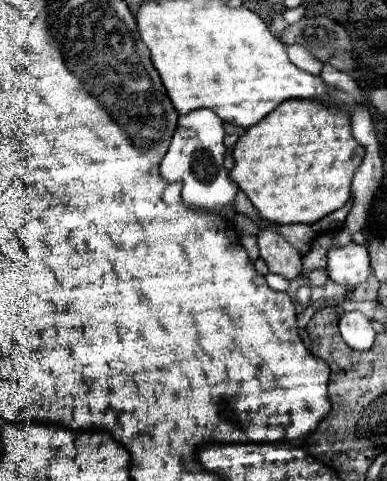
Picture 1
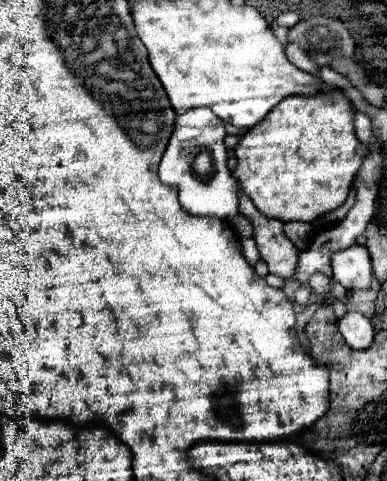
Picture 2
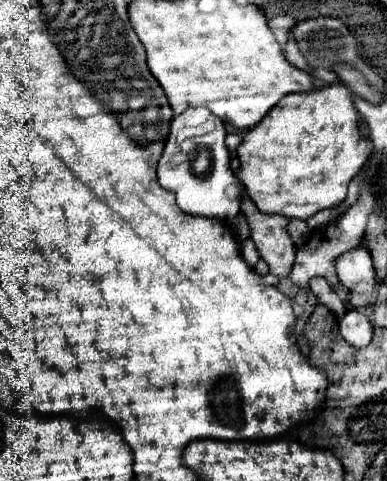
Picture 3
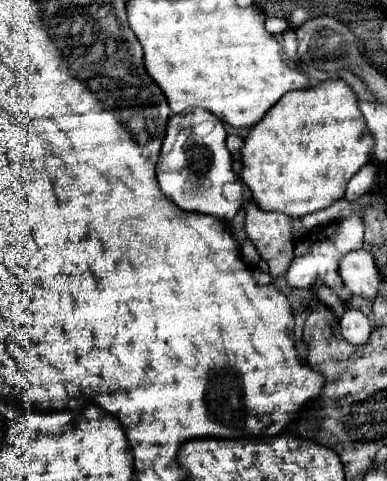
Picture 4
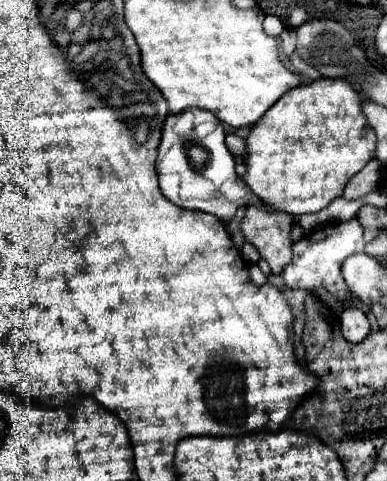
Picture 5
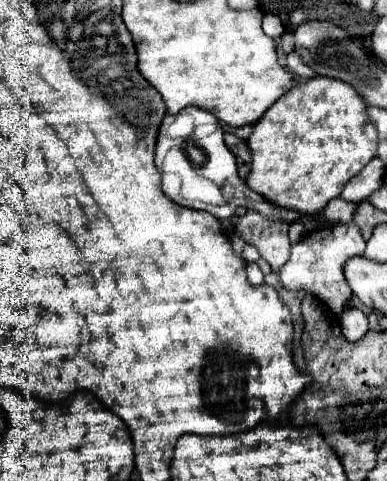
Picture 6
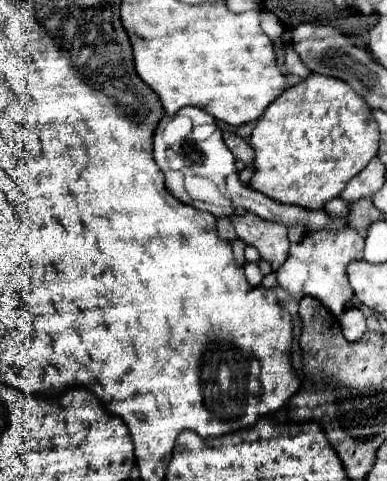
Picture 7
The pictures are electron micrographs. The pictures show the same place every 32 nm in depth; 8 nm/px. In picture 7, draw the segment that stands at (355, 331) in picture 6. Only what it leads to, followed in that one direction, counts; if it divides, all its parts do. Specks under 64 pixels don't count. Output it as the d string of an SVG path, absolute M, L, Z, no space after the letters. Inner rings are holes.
M348 308L338 320L346 340L350 342L360 340L360 336L366 332L366 316L358 308Z

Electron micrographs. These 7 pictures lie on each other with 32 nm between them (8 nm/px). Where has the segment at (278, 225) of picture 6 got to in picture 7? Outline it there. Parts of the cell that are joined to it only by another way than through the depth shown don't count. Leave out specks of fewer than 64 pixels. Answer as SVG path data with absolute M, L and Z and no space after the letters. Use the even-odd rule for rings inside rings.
M252 212L243 215L230 216L230 222L234 226L240 240L246 244L256 246L260 252L260 258L272 264L274 268L280 268L288 256L288 228L280 226L276 222L264 220Z

